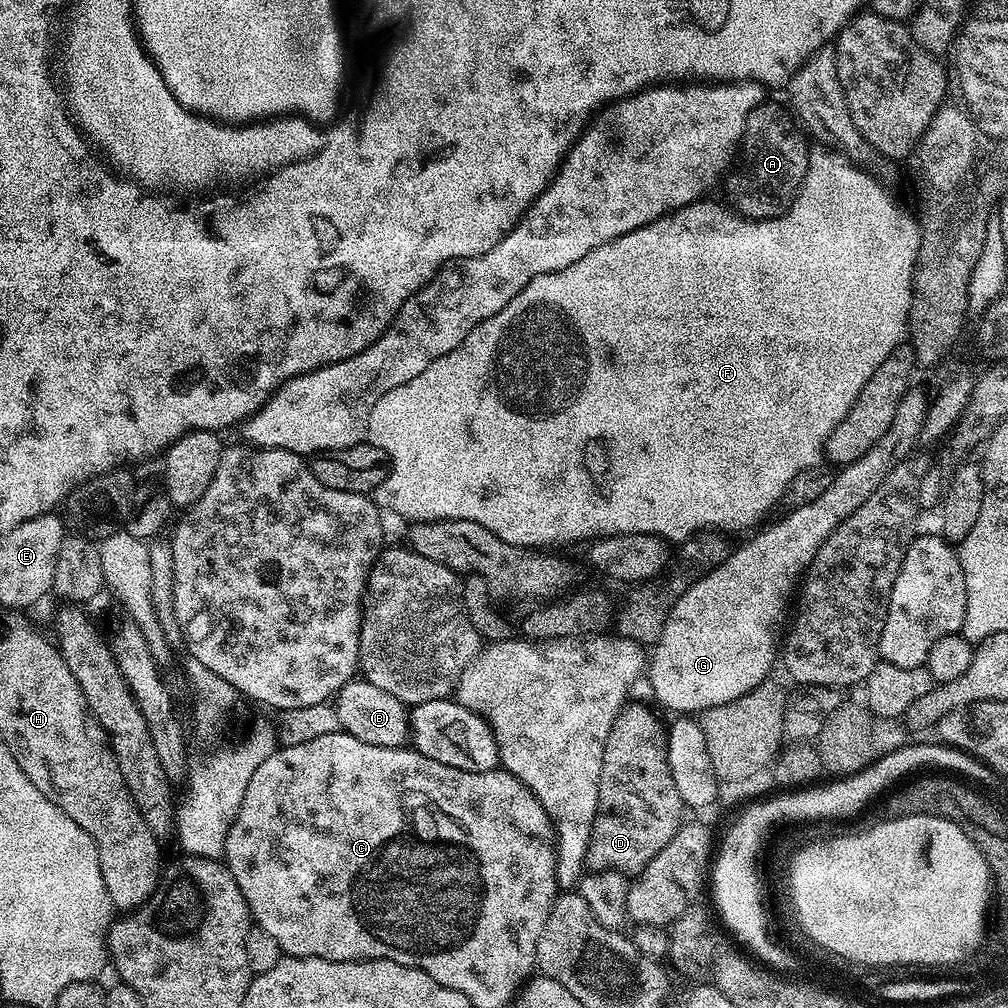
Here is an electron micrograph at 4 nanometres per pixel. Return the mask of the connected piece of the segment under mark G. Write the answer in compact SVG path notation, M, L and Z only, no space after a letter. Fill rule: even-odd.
M919 386L909 388L902 402L898 402L886 434L862 458L843 465L833 475L830 486L826 486L826 494L818 494L809 504L793 507L789 516L774 521L769 528L761 527L753 540L746 541L737 552L729 551L722 566L712 568L672 603L666 626L662 626L662 634L646 664L655 703L665 704L676 712L672 714L699 714L707 708L734 702L734 698L769 679L768 671L778 660L776 627L780 615L787 610L788 599L793 599L814 554L818 554L832 531L882 486L886 474L917 450L929 411L929 394Z

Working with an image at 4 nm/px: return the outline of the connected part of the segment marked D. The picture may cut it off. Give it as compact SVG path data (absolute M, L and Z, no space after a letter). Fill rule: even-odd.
M644 702L625 703L604 743L598 806L596 817L592 822L588 852L584 855L584 860L591 860L591 863L598 868L605 865L639 867L639 864L650 863L658 854L658 850L662 850L662 846L666 846L670 838L674 838L682 823L680 815L685 815L686 812L678 790L674 786L674 778L670 774L665 721L660 721L648 707L649 705Z

